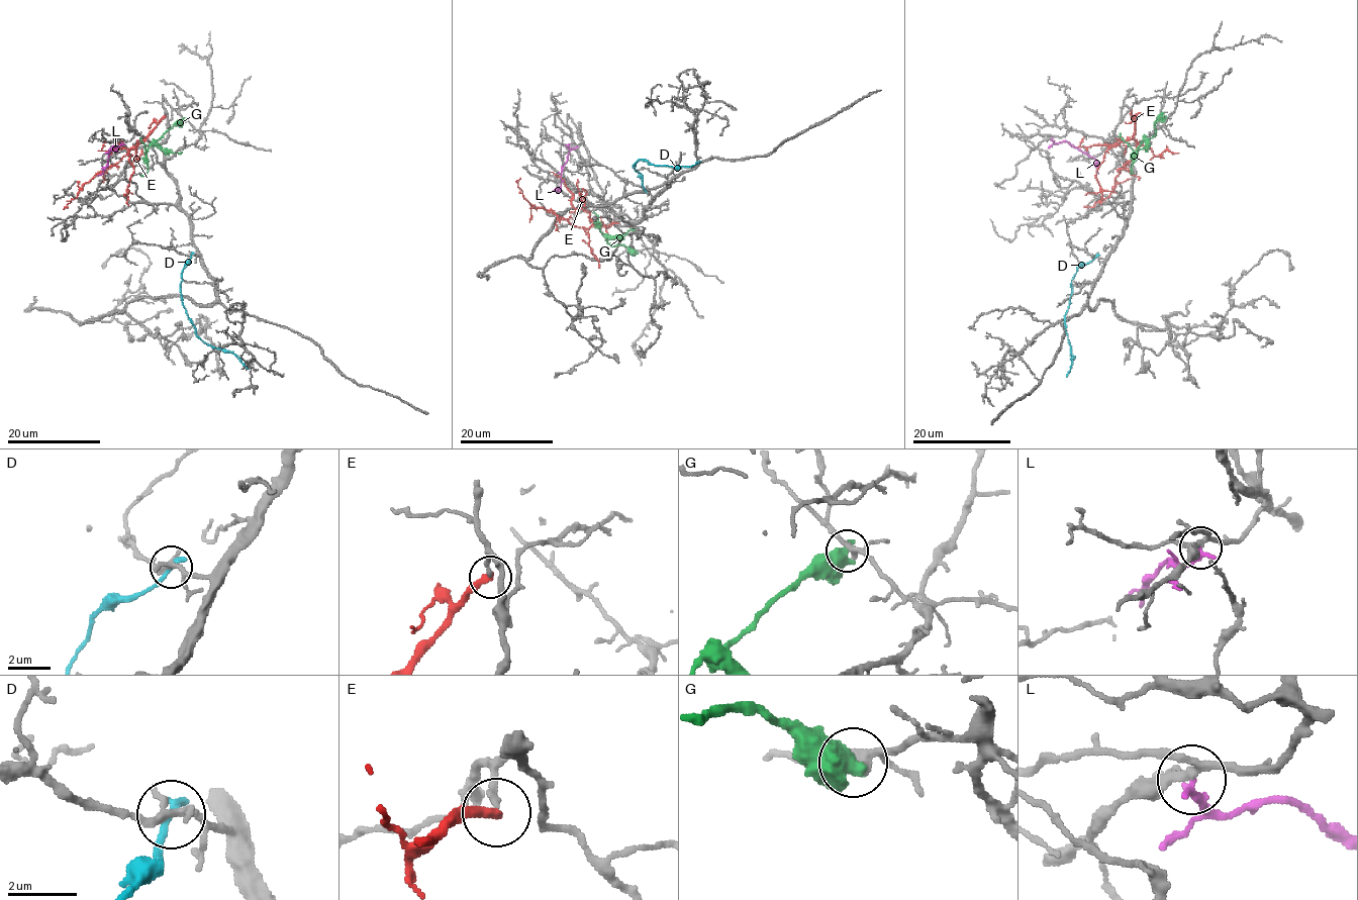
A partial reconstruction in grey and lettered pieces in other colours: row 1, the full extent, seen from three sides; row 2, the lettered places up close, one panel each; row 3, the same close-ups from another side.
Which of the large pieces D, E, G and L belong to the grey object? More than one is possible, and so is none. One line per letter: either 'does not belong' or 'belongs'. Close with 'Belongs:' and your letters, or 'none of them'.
D: does not belong
E: does not belong
G: does not belong
L: does not belong
Belongs: none of them

